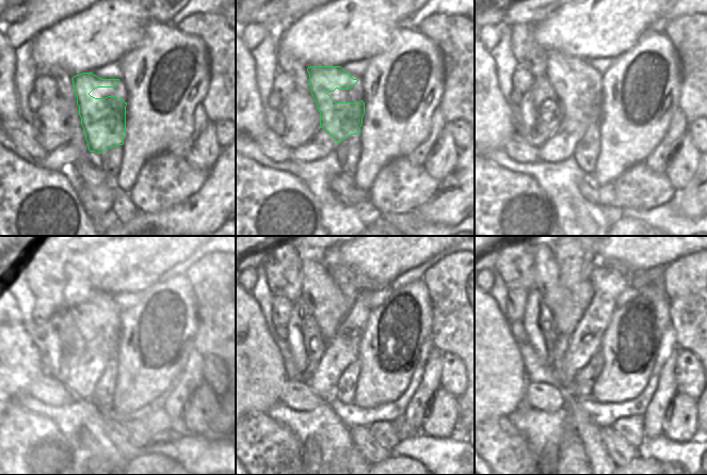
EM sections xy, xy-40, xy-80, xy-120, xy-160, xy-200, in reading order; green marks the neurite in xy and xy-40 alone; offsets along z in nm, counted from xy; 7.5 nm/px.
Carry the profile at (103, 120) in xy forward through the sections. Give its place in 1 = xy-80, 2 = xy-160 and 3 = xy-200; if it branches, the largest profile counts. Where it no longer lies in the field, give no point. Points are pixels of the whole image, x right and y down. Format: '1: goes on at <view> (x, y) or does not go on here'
1: goes on at xy-80 (565, 73)
2: goes on at xy-160 (325, 299)
3: goes on at xy-200 (559, 298)

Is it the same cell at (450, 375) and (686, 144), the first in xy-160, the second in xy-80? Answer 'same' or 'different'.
different

